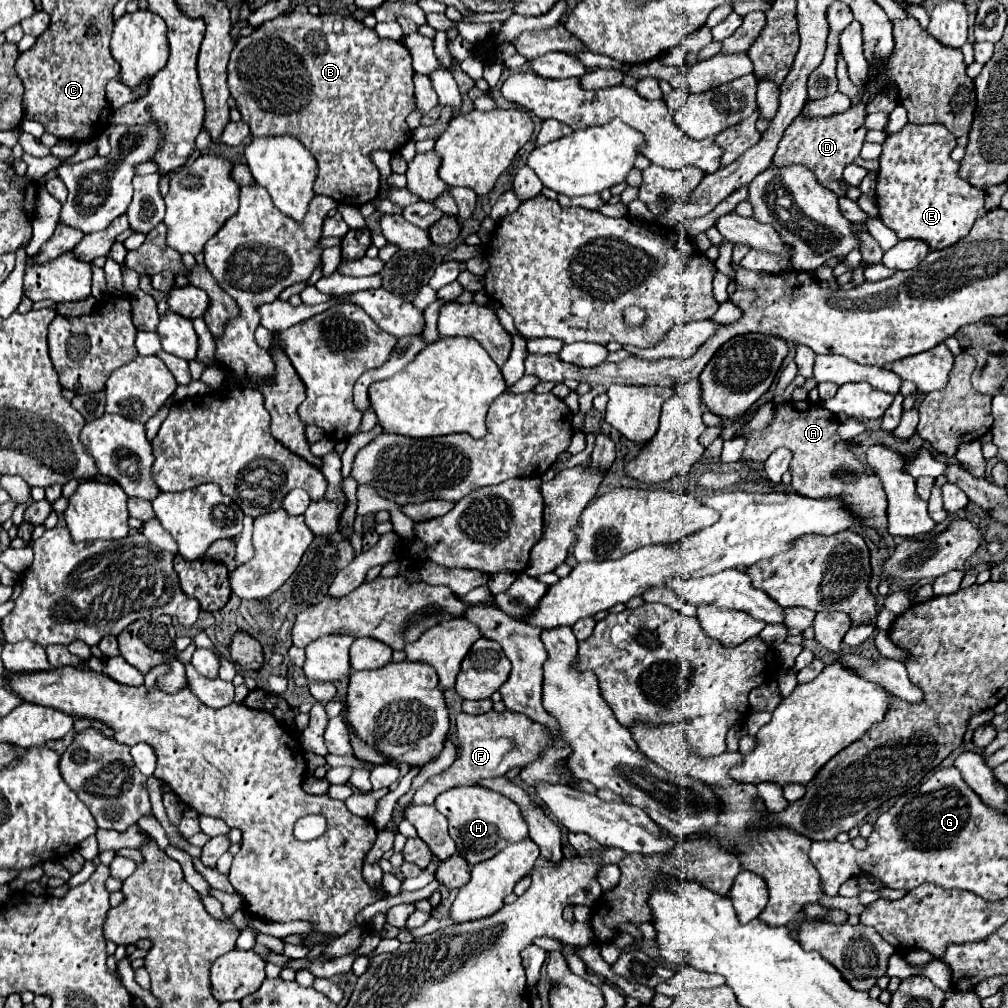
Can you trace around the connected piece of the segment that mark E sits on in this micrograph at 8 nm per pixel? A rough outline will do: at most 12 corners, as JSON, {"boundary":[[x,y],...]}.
{"boundary":[[942,124],[888,134],[876,204],[900,240],[956,244],[986,214]]}

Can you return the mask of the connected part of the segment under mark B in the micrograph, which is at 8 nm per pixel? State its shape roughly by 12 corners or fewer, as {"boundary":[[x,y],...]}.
{"boundary":[[306,6],[236,40],[254,138],[296,136],[314,191],[378,196],[416,110],[410,52]]}

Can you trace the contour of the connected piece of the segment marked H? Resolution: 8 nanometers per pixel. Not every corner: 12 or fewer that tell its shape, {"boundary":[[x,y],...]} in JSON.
{"boundary":[[484,786],[436,798],[470,866],[528,838],[520,806]]}

